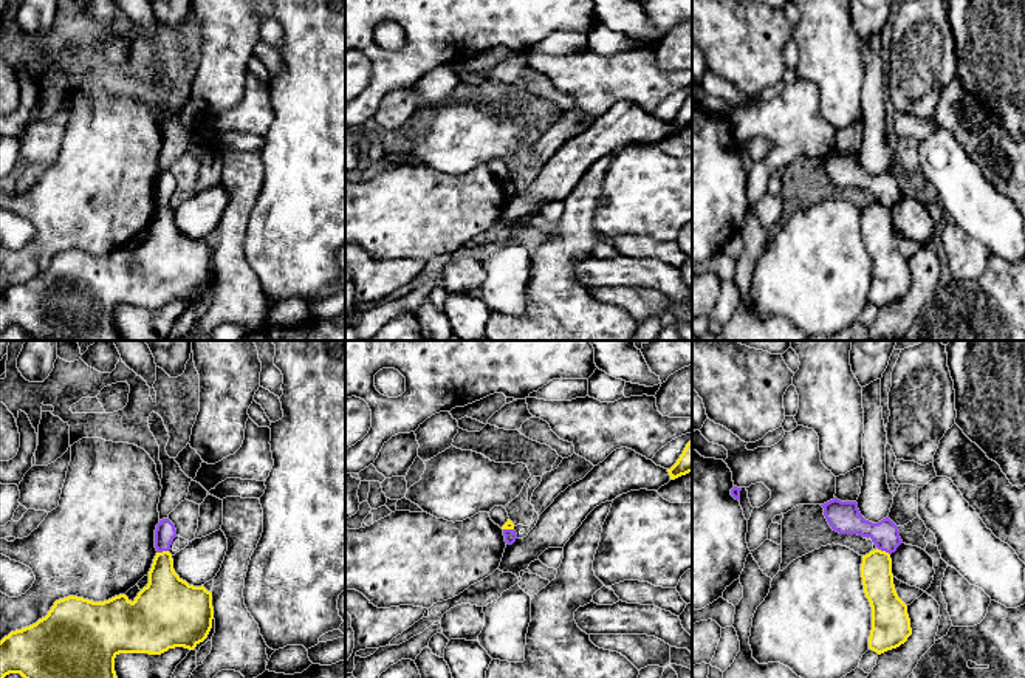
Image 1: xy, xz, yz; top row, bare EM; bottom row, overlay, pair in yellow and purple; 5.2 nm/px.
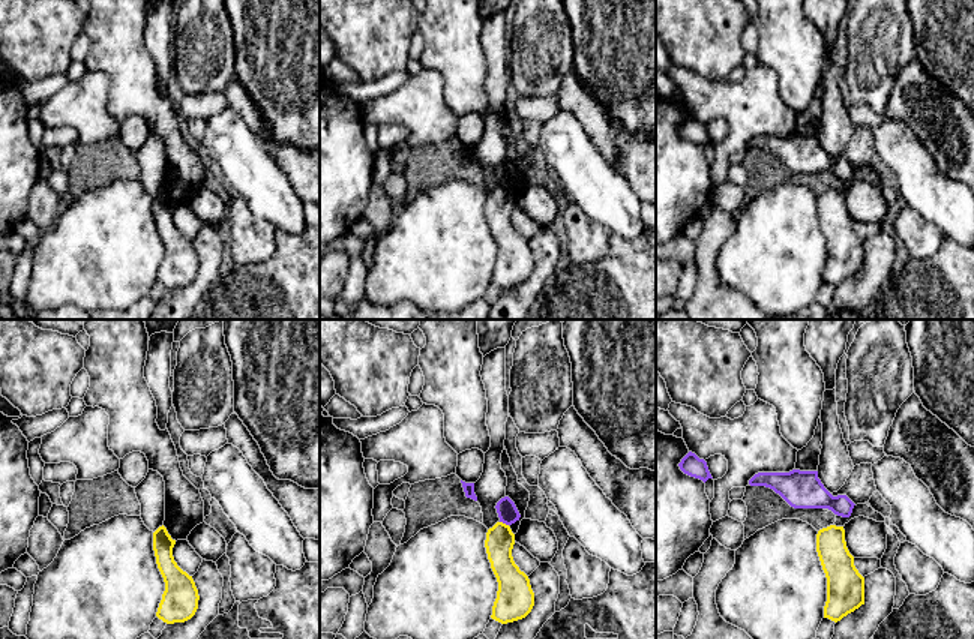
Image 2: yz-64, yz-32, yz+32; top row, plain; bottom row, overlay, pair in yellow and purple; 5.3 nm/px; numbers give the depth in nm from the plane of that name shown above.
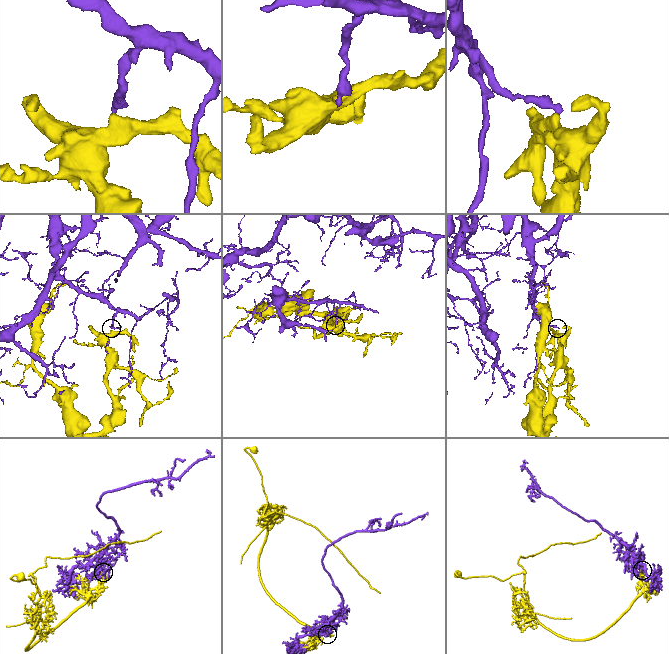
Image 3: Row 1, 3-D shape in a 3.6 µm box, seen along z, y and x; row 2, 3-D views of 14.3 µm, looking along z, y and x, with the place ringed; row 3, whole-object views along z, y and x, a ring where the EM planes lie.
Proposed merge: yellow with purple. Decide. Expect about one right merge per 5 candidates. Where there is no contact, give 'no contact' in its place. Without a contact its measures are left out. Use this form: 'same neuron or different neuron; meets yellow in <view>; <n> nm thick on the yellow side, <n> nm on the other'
different neuron; meets yellow in yz; 160 nm thick on the yellow side, 150 nm on the other

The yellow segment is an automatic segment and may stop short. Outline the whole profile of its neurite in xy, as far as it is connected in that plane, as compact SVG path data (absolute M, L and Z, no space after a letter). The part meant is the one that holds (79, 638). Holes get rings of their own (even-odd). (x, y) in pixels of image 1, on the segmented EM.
M169 551L156 553L149 584L133 602L125 594L104 602L68 596L56 601L36 624L5 636L0 641L0 678L9 673L23 678L118 678L115 658L119 653L161 655L175 647L194 650L207 638L212 619L212 593L183 580Z

